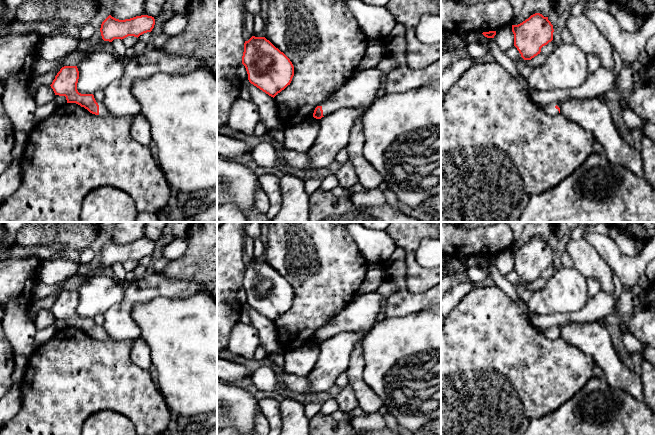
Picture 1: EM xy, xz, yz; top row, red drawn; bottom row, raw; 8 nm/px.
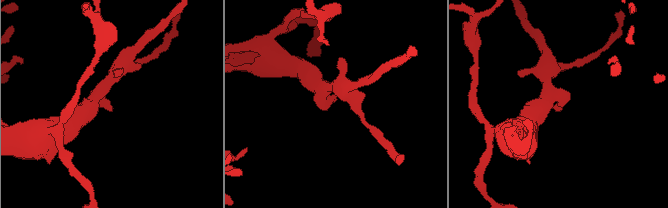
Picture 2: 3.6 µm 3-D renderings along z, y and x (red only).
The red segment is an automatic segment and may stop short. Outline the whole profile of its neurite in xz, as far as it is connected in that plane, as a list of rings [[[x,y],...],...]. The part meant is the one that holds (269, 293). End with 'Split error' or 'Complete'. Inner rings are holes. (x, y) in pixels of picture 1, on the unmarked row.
[[[252,260],[245,265],[242,288],[249,306],[273,322],[294,300],[290,283],[265,261]]]. Complete

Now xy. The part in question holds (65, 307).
[[[64,290],[50,309],[55,319],[65,320],[67,327],[76,327],[90,337],[100,340],[111,340],[110,335],[101,326],[97,327],[93,318],[81,318],[77,314],[79,295],[77,290]]]. Split error

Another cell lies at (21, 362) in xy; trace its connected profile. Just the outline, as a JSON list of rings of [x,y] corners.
[[[15,355],[14,361],[15,361],[15,367],[14,367],[12,379],[14,383],[19,383],[23,379],[26,366],[28,364],[28,359],[26,359],[22,355]]]

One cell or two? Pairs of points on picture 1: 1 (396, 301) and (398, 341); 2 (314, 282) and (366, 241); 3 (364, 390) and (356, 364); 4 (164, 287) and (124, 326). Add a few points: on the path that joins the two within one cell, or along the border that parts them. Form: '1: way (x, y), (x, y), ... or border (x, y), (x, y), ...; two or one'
1: border (420, 311), (414, 311), (401, 316), (387, 317); two
2: border (348, 232), (364, 258), (370, 264); two
3: way (358, 384), (356, 381), (356, 370); one
4: way (150, 290), (141, 291), (125, 307), (124, 312); one

